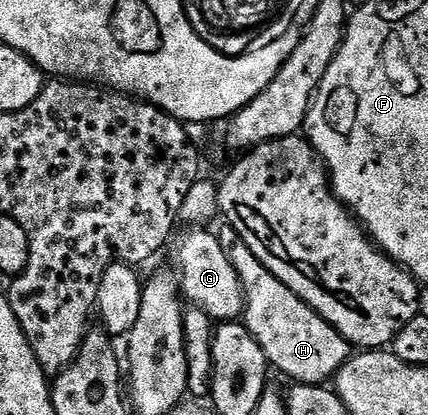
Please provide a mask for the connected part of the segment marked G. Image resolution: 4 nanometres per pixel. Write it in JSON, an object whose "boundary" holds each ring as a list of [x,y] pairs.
{"boundary":[[[194,226],[186,232],[182,237],[179,235],[178,240],[178,268],[176,267],[176,275],[180,281],[180,292],[193,307],[204,310],[204,314],[208,314],[210,319],[215,322],[234,322],[243,315],[244,312],[244,289],[240,278],[236,274],[236,270],[232,266],[232,262],[228,262],[228,254],[224,254],[224,250],[220,246],[217,235],[213,231],[207,230],[202,226]]]}

